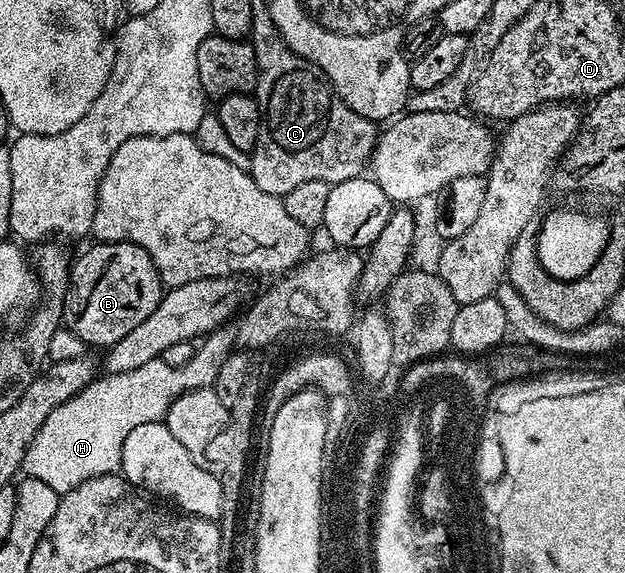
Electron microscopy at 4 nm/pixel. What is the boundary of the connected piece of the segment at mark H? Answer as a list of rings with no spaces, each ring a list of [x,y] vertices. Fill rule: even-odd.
[[[227,323],[201,340],[183,368],[166,365],[163,358],[159,358],[126,373],[94,378],[43,421],[25,451],[23,474],[63,493],[88,479],[119,472],[126,433],[131,433],[138,425],[161,422],[168,414],[169,405],[185,391],[212,387],[222,363],[233,354],[237,340],[238,325]]]

